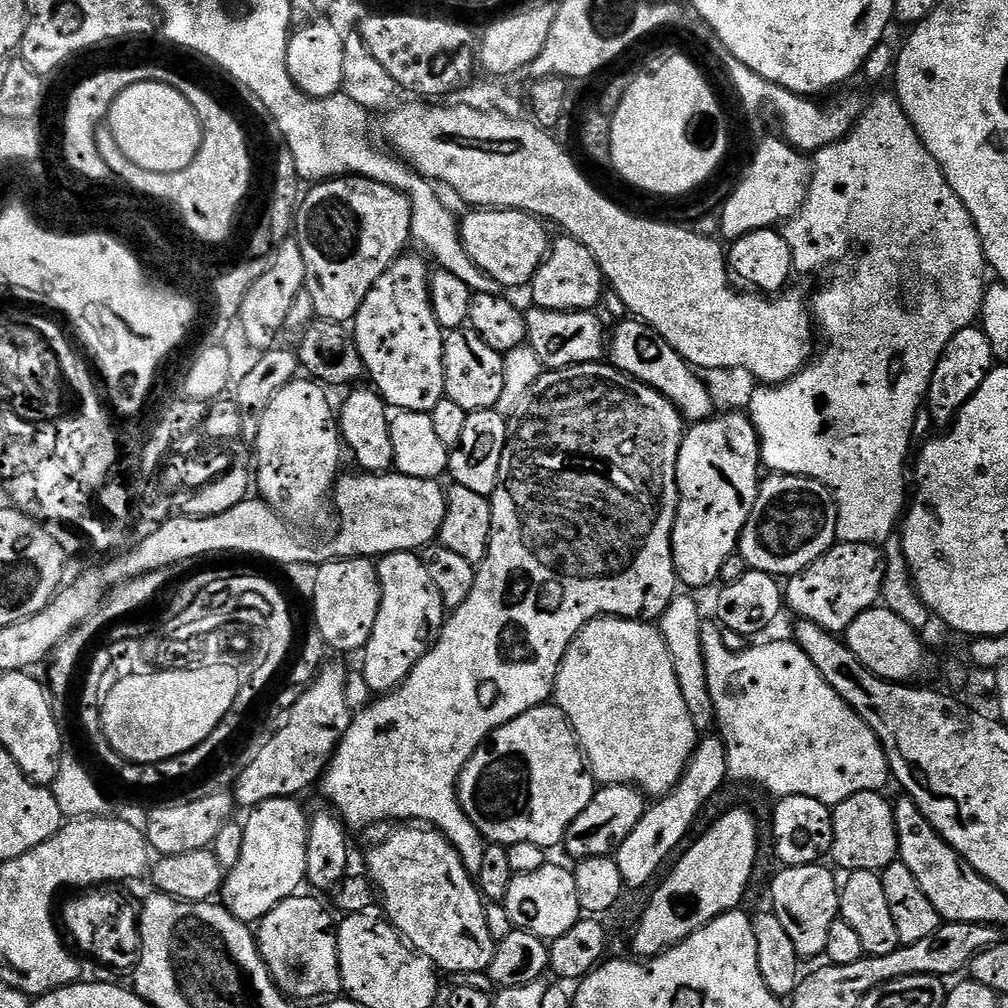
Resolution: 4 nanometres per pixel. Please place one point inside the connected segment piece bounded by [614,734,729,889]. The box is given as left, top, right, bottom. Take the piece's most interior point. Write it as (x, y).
(663, 826)

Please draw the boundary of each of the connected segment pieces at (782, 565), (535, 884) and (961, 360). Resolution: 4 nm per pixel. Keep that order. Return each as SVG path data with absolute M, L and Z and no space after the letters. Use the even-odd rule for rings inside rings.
M768 474L760 481L754 510L740 535L738 554L753 572L791 578L826 555L837 540L836 501L825 484L805 476Z
M546 862L541 868L534 870L534 874L513 875L510 890L502 903L505 910L510 914L513 929L539 936L545 942L557 940L562 934L566 934L566 930L570 930L570 926L574 926L582 919L575 875L569 869L567 872L562 865L552 864L552 862Z
M978 326L958 330L958 334L950 338L946 350L942 350L942 358L938 358L938 366L928 387L926 412L932 415L933 422L944 424L943 426L951 425L960 413L960 408L966 406L966 402L974 398L978 386L986 382L993 367L994 357L990 350L990 341L986 339L984 331Z

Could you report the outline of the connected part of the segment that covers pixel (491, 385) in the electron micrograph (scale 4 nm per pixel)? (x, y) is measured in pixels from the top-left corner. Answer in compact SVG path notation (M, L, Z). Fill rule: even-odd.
M467 327L451 329L444 337L444 394L462 410L487 412L495 409L502 395L504 357Z

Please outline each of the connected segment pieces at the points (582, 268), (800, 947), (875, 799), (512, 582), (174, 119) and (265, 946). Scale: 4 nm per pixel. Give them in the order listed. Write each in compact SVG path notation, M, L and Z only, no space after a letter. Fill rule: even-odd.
M567 234L561 237L561 240L551 241L547 256L534 274L530 285L531 303L555 312L587 312L595 309L595 304L604 296L604 288L606 292L604 271L598 266L594 254L582 246L582 242Z
M823 863L793 868L784 866L772 880L771 911L775 912L778 922L782 922L786 934L790 934L790 942L794 942L794 950L798 950L802 958L824 956L830 926L834 926L840 915L841 885L838 880L836 884L837 873L831 867L824 867Z
M863 792L846 798L846 802L832 808L832 850L830 860L837 869L849 872L883 872L897 858L900 847L896 823L892 813L894 804L880 792Z
M608 362L575 364L569 368L548 370L530 386L508 420L508 441L502 450L502 466L498 466L496 489L490 497L492 536L488 539L488 553L476 569L476 581L474 590L470 590L470 598L466 598L462 606L451 609L435 644L416 663L414 670L410 670L400 687L373 699L367 708L353 715L352 724L346 730L342 742L336 747L332 763L322 777L325 798L333 804L329 805L349 829L368 828L371 824L382 823L383 820L427 822L456 847L472 877L475 878L480 873L486 841L474 826L474 822L466 818L458 795L460 775L478 750L478 746L483 744L494 730L526 714L526 710L545 703L553 695L556 675L570 642L574 642L577 634L590 621L598 620L601 616L622 616L656 622L672 605L672 599L678 594L676 567L672 557L672 527L676 521L676 507L680 504L676 467L685 431L684 417L662 393L645 384L635 383L631 376L619 372Z
M147 80L127 88L108 111L106 127L118 142L125 160L134 162L147 172L180 172L200 149L203 128L190 102L169 84Z
M288 896L258 924L262 958L270 970L272 980L293 1002L316 1000L319 996L336 998L341 995L344 986L338 962L337 925L334 920L332 924L333 913L328 913L315 900L317 897L312 896Z

